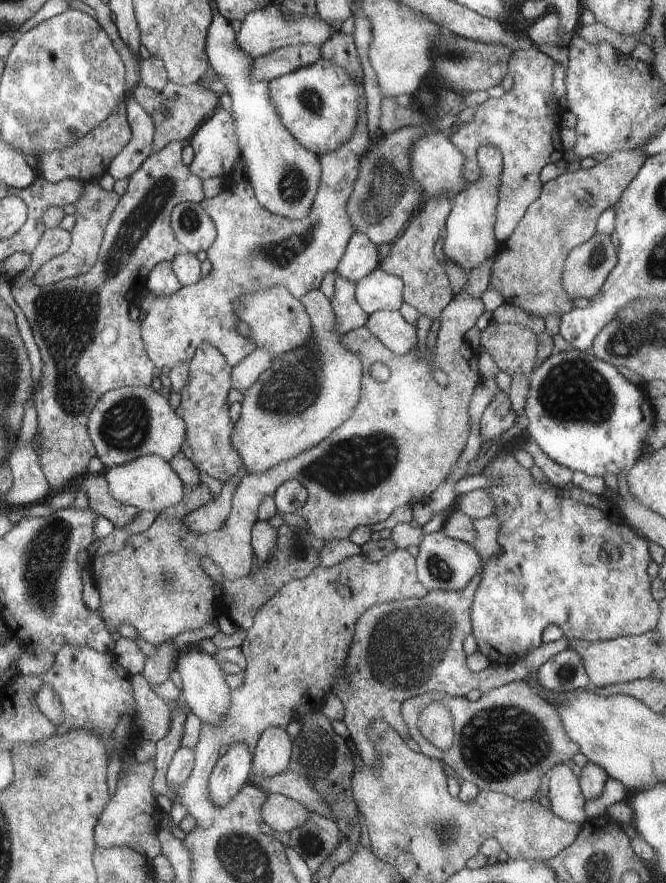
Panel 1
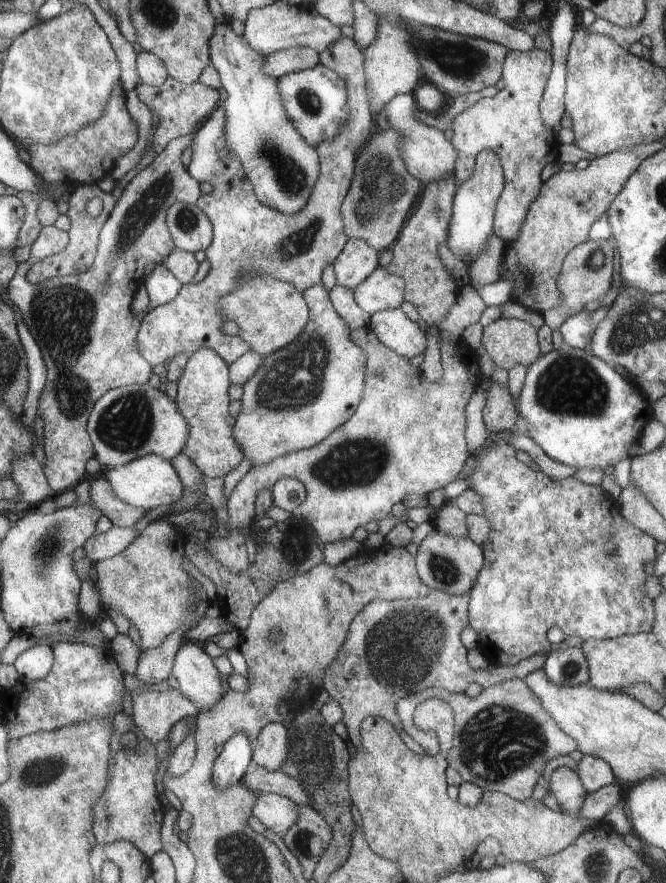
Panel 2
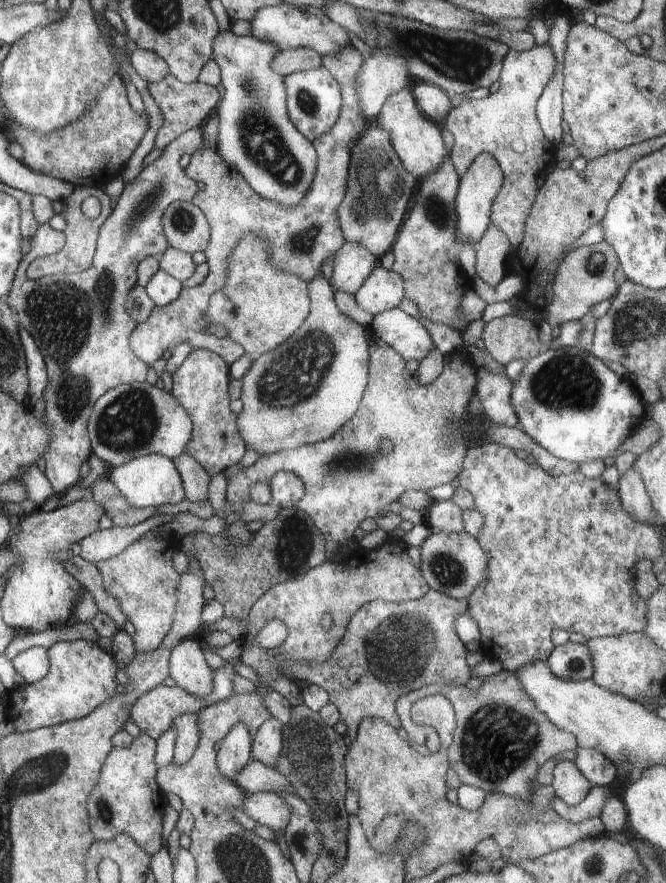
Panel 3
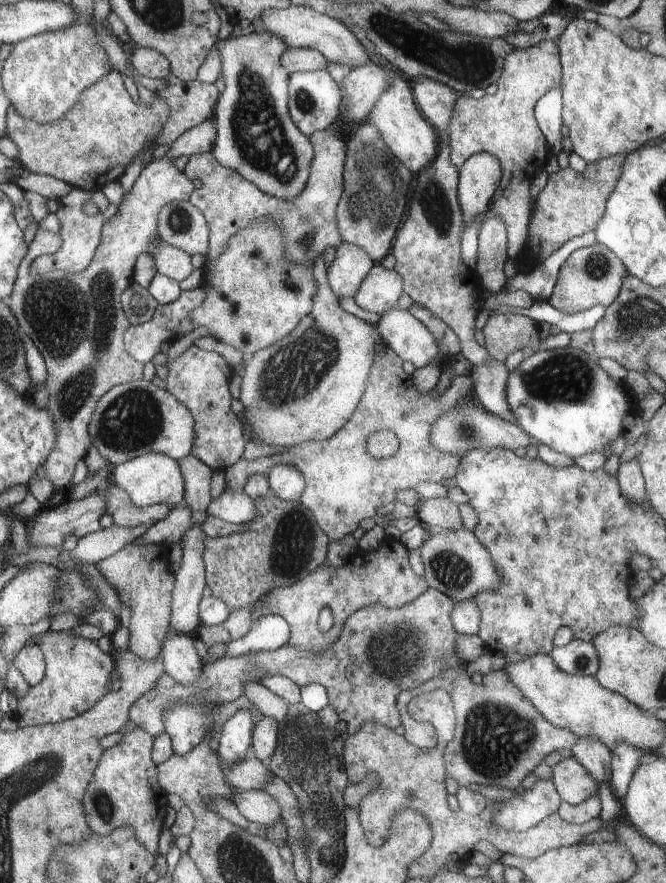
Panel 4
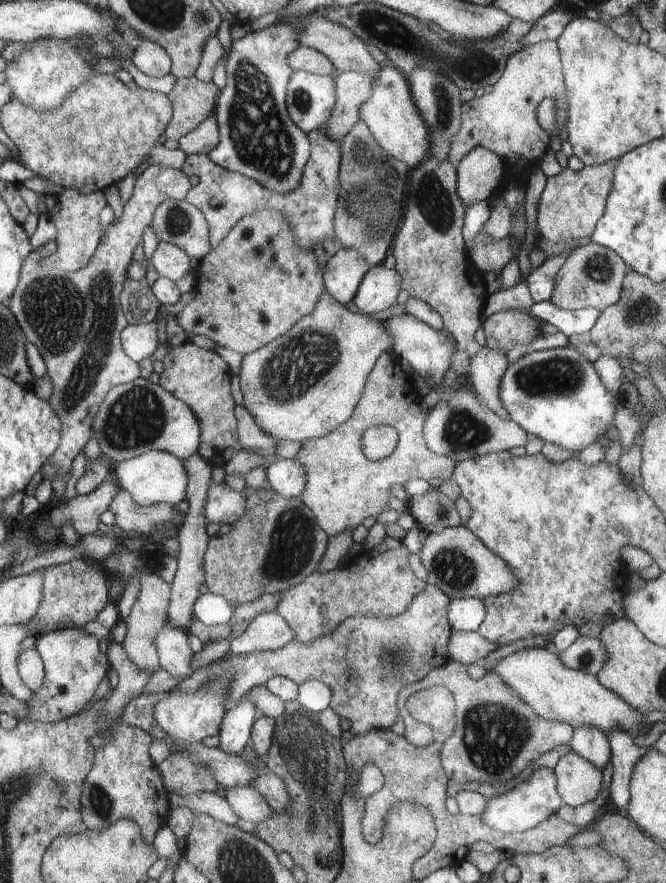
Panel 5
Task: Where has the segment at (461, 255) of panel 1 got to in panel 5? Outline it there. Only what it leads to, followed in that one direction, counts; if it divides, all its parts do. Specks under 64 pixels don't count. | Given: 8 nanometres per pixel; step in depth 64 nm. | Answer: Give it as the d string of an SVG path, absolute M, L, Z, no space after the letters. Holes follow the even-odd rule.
M483 146L469 148L467 154L459 160L459 166L455 170L457 170L457 194L459 194L459 200L467 202L467 206L475 200L477 202L487 200L487 196L497 194L505 184L503 182L503 158Z

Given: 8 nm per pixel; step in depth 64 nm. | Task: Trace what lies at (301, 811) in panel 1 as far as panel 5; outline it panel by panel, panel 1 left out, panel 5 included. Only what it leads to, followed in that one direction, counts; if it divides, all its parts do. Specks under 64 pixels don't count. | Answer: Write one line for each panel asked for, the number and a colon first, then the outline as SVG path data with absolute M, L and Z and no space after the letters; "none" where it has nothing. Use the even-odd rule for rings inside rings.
2: M257 794L251 810L251 818L257 818L265 828L275 832L279 838L295 824L299 812L297 804L279 794Z
3: M257 792L257 794L247 794L247 800L243 802L241 810L255 820L257 824L263 824L273 830L285 830L289 824L289 806L285 800L281 800L279 794L271 792Z
4: M235 790L229 800L237 806L239 814L243 818L247 818L251 824L257 822L257 824L263 824L267 828L267 826L281 820L279 804L267 792L261 792L261 790Z
5: M229 786L229 788L223 788L221 794L229 810L243 822L255 824L267 818L271 812L271 808L263 802L263 798L249 786Z

